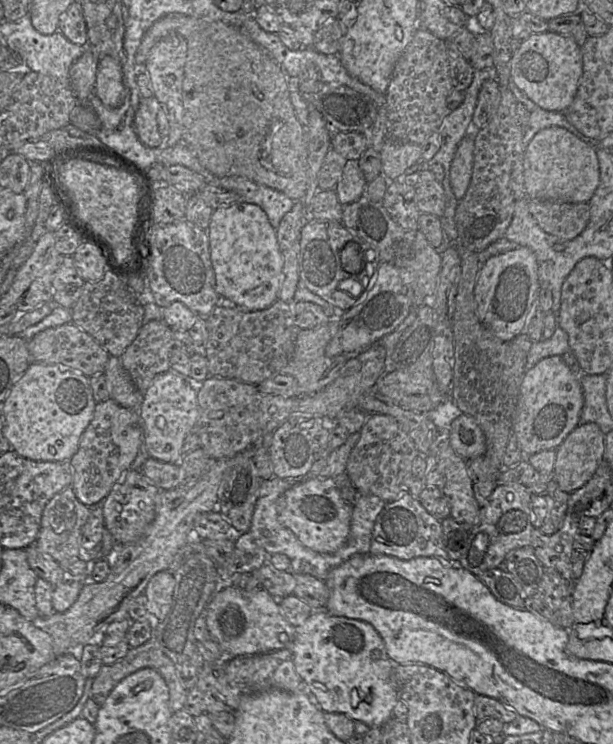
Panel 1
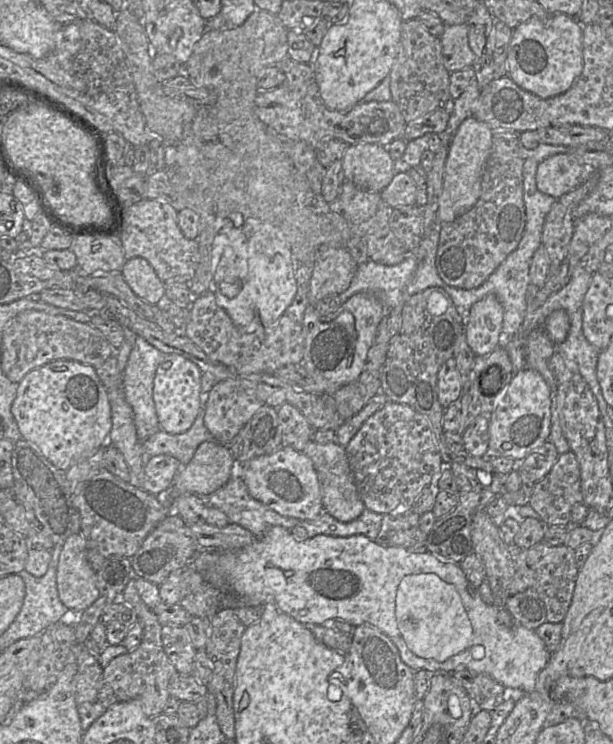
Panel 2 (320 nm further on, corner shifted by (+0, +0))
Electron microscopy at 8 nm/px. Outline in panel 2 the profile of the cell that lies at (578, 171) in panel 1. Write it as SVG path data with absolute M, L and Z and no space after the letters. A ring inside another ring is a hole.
M560 153L543 160L537 168L536 184L543 194L559 199L584 181L585 166L571 153Z

